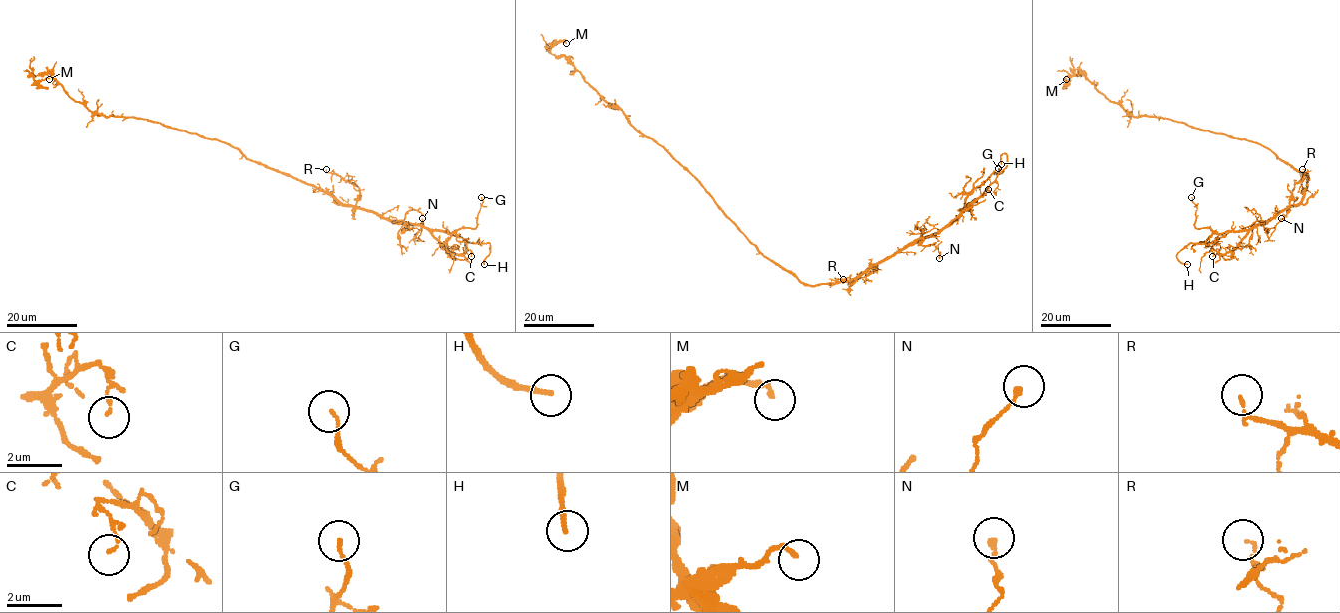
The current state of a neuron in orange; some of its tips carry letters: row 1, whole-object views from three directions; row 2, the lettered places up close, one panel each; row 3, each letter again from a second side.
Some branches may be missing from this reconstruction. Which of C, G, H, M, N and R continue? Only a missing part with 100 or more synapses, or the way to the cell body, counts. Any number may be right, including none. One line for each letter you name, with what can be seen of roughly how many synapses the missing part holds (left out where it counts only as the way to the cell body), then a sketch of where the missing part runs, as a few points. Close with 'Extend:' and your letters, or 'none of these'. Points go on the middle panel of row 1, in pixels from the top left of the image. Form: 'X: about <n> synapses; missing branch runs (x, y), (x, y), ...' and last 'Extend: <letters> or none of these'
Extend: H

